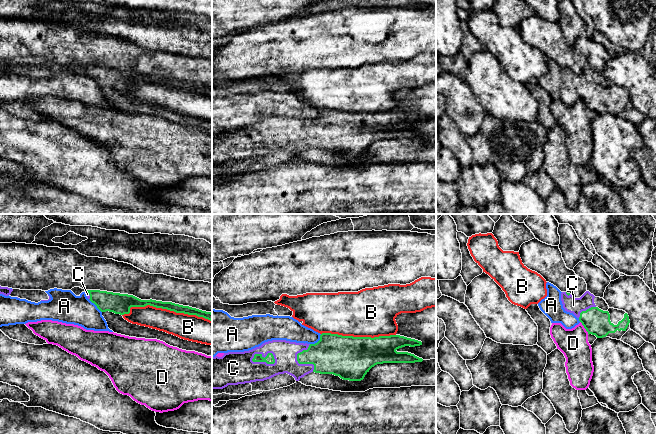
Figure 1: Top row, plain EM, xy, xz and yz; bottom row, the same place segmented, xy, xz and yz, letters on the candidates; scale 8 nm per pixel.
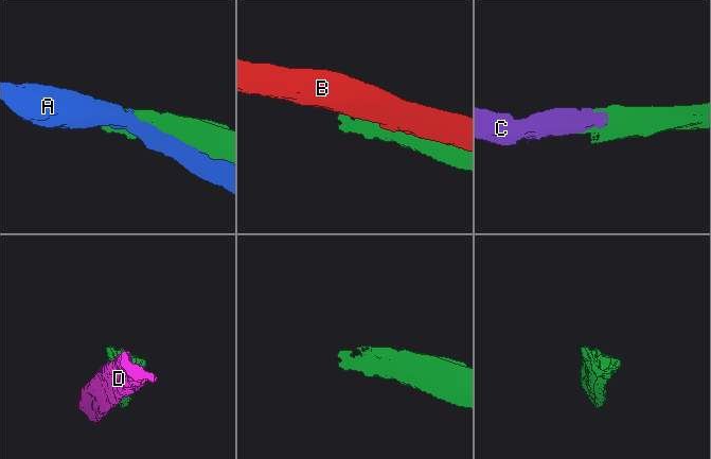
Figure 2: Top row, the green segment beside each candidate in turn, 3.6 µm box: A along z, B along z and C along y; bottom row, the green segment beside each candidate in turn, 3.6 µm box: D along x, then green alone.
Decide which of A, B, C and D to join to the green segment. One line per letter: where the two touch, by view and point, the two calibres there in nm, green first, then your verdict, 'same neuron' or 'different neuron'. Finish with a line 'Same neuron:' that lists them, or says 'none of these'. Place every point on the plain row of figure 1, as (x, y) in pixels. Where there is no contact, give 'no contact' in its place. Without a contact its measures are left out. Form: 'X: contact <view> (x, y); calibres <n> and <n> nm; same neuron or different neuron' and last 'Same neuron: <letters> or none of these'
A: contact xz (318, 117); calibres 340 and 190 nm; different neuron
B: contact xy (165, 84); calibres 80 and 200 nm; different neuron
C: contact xz (263, 137); calibres 80 and 260 nm; same neuron
D: contact yz (584, 103); calibres 220 and 240 nm; different neuron
Same neuron: C

